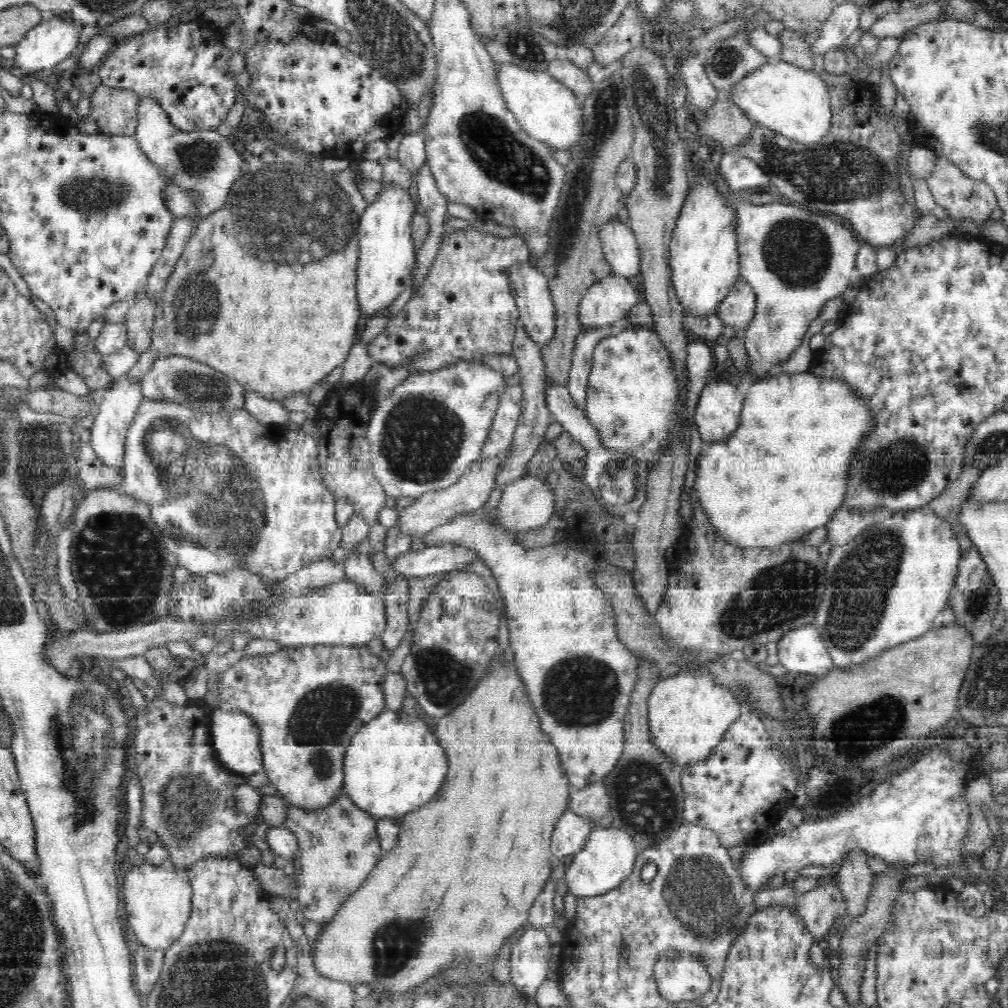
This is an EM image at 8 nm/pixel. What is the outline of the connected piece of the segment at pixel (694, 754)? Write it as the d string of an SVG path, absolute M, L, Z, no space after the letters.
M679 672L660 679L651 690L647 698L647 728L654 747L684 767L708 758L742 711L731 691L713 682L711 676Z

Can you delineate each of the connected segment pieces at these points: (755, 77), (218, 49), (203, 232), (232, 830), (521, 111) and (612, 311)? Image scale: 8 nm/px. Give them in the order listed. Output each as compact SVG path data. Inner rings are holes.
M767 61L742 76L732 88L730 97L736 107L755 123L802 144L817 143L831 127L831 102L827 85L818 74L790 61Z
M195 20L172 29L163 26L155 31L147 30L117 43L102 61L98 74L101 84L110 85L112 88L131 90L138 96L157 97L158 103L168 113L170 122L184 132L216 129L226 120L228 112L232 110L234 102L236 102L237 80L228 64L233 53L223 42L204 40L204 36L201 36L200 24Z
M247 155L247 163L249 171L244 172L242 176L238 177L238 180L235 180L228 198L221 207L197 222L193 233L185 242L179 259L173 264L173 271L167 278L159 303L160 306L172 306L174 312L172 314L168 312L164 316L156 314L151 342L154 348L158 350L160 357L180 355L204 362L225 376L236 380L245 391L257 393L270 401L281 401L298 392L309 392L324 382L336 367L340 367L344 363L355 343L355 338L360 330L358 328L360 307L358 307L356 280L360 252L356 237L359 215L353 209L349 196L341 184L330 174L326 174L320 166L312 166L304 162L291 164L278 160L271 162L271 164L264 164L260 161L260 157L254 155ZM286 264L306 264L306 268L286 268Z
M154 698L148 702L148 712L140 712L134 720L134 744L138 746L132 749L136 758L131 759L131 764L141 784L141 824L156 832L158 840L164 842L176 869L190 869L210 857L228 858L228 852L246 846L238 828L254 822L256 812L261 810L262 794L248 784L246 775L226 768L218 760L210 742L210 710L202 699L189 700L180 707Z
M498 64L496 68L502 97L520 127L553 150L569 150L578 144L584 126L584 113L578 105L576 93L570 87L560 83L547 71L532 71L514 64Z
M610 274L583 294L579 302L579 323L583 330L602 328L627 316L640 298L629 279Z

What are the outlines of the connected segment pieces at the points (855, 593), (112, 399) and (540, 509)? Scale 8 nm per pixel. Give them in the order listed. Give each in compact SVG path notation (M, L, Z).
M924 506L916 511L885 515L881 520L872 524L871 527L866 528L862 534L852 538L850 542L842 546L833 546L828 555L828 560L826 560L826 592L822 594L821 604L818 606L814 625L818 627L818 632L824 638L825 648L829 650L829 654L837 668L850 668L852 670L856 666L862 666L868 660L873 660L882 653L886 653L900 644L908 642L908 640L917 639L925 632L934 628L934 618L936 618L940 610L948 606L948 597L959 571L960 559L961 549L954 529L952 529L948 521L937 516L928 506Z
M130 372L122 374L120 378L113 380L110 386L102 398L98 414L94 417L90 444L93 452L100 457L100 461L104 465L123 468L124 446L128 428L145 398L143 397L141 384L138 381L131 380Z
M526 473L517 481L507 484L501 497L502 499L499 502L501 510L498 520L501 520L506 529L523 533L543 527L552 519L558 500L549 484L546 484L545 480L542 480L536 473Z

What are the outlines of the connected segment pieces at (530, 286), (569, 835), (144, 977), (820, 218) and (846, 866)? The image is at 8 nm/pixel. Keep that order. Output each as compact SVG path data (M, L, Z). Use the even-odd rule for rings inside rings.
M530 262L518 264L510 268L510 288L528 337L539 345L550 344L556 325L547 278Z
M570 810L565 811L551 836L550 849L555 862L567 862L582 851L588 836L595 829L593 821Z
M142 944L136 946L132 972L133 986L140 997L147 997L154 990L162 972L165 951L150 949Z
M738 197L736 216L739 274L754 289L756 300L754 316L744 331L748 369L737 374L730 373L725 379L734 387L742 384L749 375L758 377L758 381L769 378L772 369L790 358L790 354L802 344L810 322L820 314L822 306L831 298L841 296L848 288L856 275L856 257L861 247L846 222L831 215L824 218L824 214L814 214L784 200L754 205L746 197Z
M851 851L842 858L838 876L838 889L842 891L842 906L846 918L858 920L867 911L869 895L873 890L875 874L868 866L868 856L864 851Z

